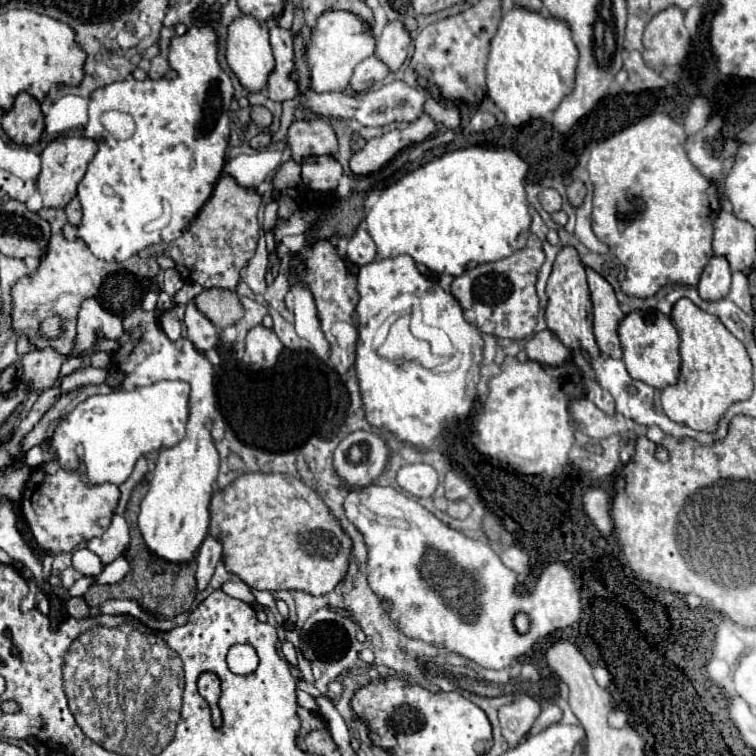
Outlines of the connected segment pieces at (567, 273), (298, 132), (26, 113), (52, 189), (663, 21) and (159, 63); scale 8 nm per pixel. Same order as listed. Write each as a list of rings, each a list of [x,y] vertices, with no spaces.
[[[562,246],[556,260],[552,274],[546,284],[546,324],[550,330],[558,334],[562,344],[570,350],[574,348],[584,348],[592,358],[600,354],[594,334],[592,334],[592,300],[590,300],[590,290],[588,290],[588,280],[586,280],[586,270],[580,262],[578,250],[574,246]]]
[[[322,118],[292,122],[286,136],[286,142],[287,145],[289,143],[292,158],[296,162],[300,162],[302,156],[330,154],[336,148],[334,130]]]
[[[20,92],[14,106],[4,114],[2,128],[16,144],[36,144],[44,132],[44,114],[40,110],[40,102],[28,92]]]
[[[58,136],[56,140],[48,142],[48,146],[42,150],[42,172],[36,180],[38,192],[42,194],[46,208],[64,208],[72,196],[76,194],[78,182],[84,178],[88,162],[98,152],[98,144],[92,138],[86,136]]]
[[[668,6],[658,12],[644,30],[644,60],[650,68],[682,64],[690,46],[690,34],[684,26],[684,12]]]
[[[154,56],[154,58],[150,60],[150,70],[148,70],[148,76],[156,80],[156,78],[162,78],[168,70],[170,70],[168,60],[166,60],[166,58],[162,58],[162,56]]]

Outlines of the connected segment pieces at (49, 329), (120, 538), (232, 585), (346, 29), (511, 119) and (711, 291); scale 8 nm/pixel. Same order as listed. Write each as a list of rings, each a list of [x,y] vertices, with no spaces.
[[[48,318],[48,320],[44,320],[44,324],[42,324],[42,334],[46,336],[46,338],[56,338],[58,334],[62,332],[62,326],[60,326],[60,318]]]
[[[114,514],[110,528],[102,534],[92,538],[86,546],[92,550],[102,564],[110,564],[121,555],[128,547],[130,541],[130,529],[127,521],[122,515]]]
[[[228,580],[228,582],[224,582],[222,590],[224,590],[228,596],[232,596],[232,598],[238,598],[238,600],[242,600],[242,602],[254,604],[254,596],[252,596],[252,590],[250,590],[250,586],[248,586],[248,584],[244,584],[242,580],[236,580],[236,582]]]
[[[336,8],[326,10],[316,20],[316,26],[310,32],[310,44],[304,48],[304,58],[310,70],[310,90],[314,92],[348,90],[356,64],[372,56],[374,50],[376,50],[376,38],[366,20],[348,10],[336,10]]]
[[[514,6],[502,16],[498,32],[490,44],[486,66],[488,98],[492,98],[506,114],[510,126],[520,126],[530,118],[542,118],[548,112],[554,112],[556,104],[560,104],[560,100],[572,90],[576,60],[578,50],[564,20]]]
[[[712,256],[708,266],[702,272],[702,278],[698,282],[698,292],[704,296],[704,300],[720,300],[730,290],[730,264],[724,260],[724,256]]]

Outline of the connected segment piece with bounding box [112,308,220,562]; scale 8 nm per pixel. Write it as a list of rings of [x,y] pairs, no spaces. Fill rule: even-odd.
[[[138,308],[132,314],[128,314],[126,318],[122,318],[122,324],[124,324],[124,334],[116,340],[120,344],[120,348],[112,354],[118,368],[124,372],[124,380],[120,384],[120,390],[134,390],[138,386],[152,386],[160,380],[182,380],[182,382],[190,384],[190,416],[188,416],[188,424],[186,424],[186,436],[176,446],[160,450],[158,460],[156,460],[156,470],[150,476],[150,490],[148,490],[146,498],[142,500],[142,510],[138,514],[138,526],[140,526],[140,532],[142,532],[144,542],[150,548],[150,552],[154,552],[156,556],[168,560],[168,562],[192,562],[194,552],[198,550],[204,536],[208,534],[212,486],[216,484],[218,466],[220,466],[218,450],[216,450],[212,434],[210,434],[212,412],[216,410],[216,392],[214,392],[216,368],[212,366],[206,352],[198,350],[188,338],[178,338],[176,342],[172,342],[164,334],[154,310]]]

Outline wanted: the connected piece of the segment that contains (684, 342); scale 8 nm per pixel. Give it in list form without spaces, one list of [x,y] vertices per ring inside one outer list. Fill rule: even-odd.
[[[680,298],[674,308],[672,308],[672,322],[680,334],[680,376],[678,382],[672,386],[666,386],[662,390],[662,408],[666,412],[666,416],[674,422],[686,424],[694,430],[704,430],[704,432],[712,432],[716,428],[716,422],[720,420],[720,416],[726,412],[726,408],[738,400],[746,400],[752,394],[752,362],[750,356],[744,348],[744,344],[732,336],[732,332],[726,330],[726,326],[720,322],[718,316],[708,314],[704,310],[700,310],[692,300],[688,298]]]

